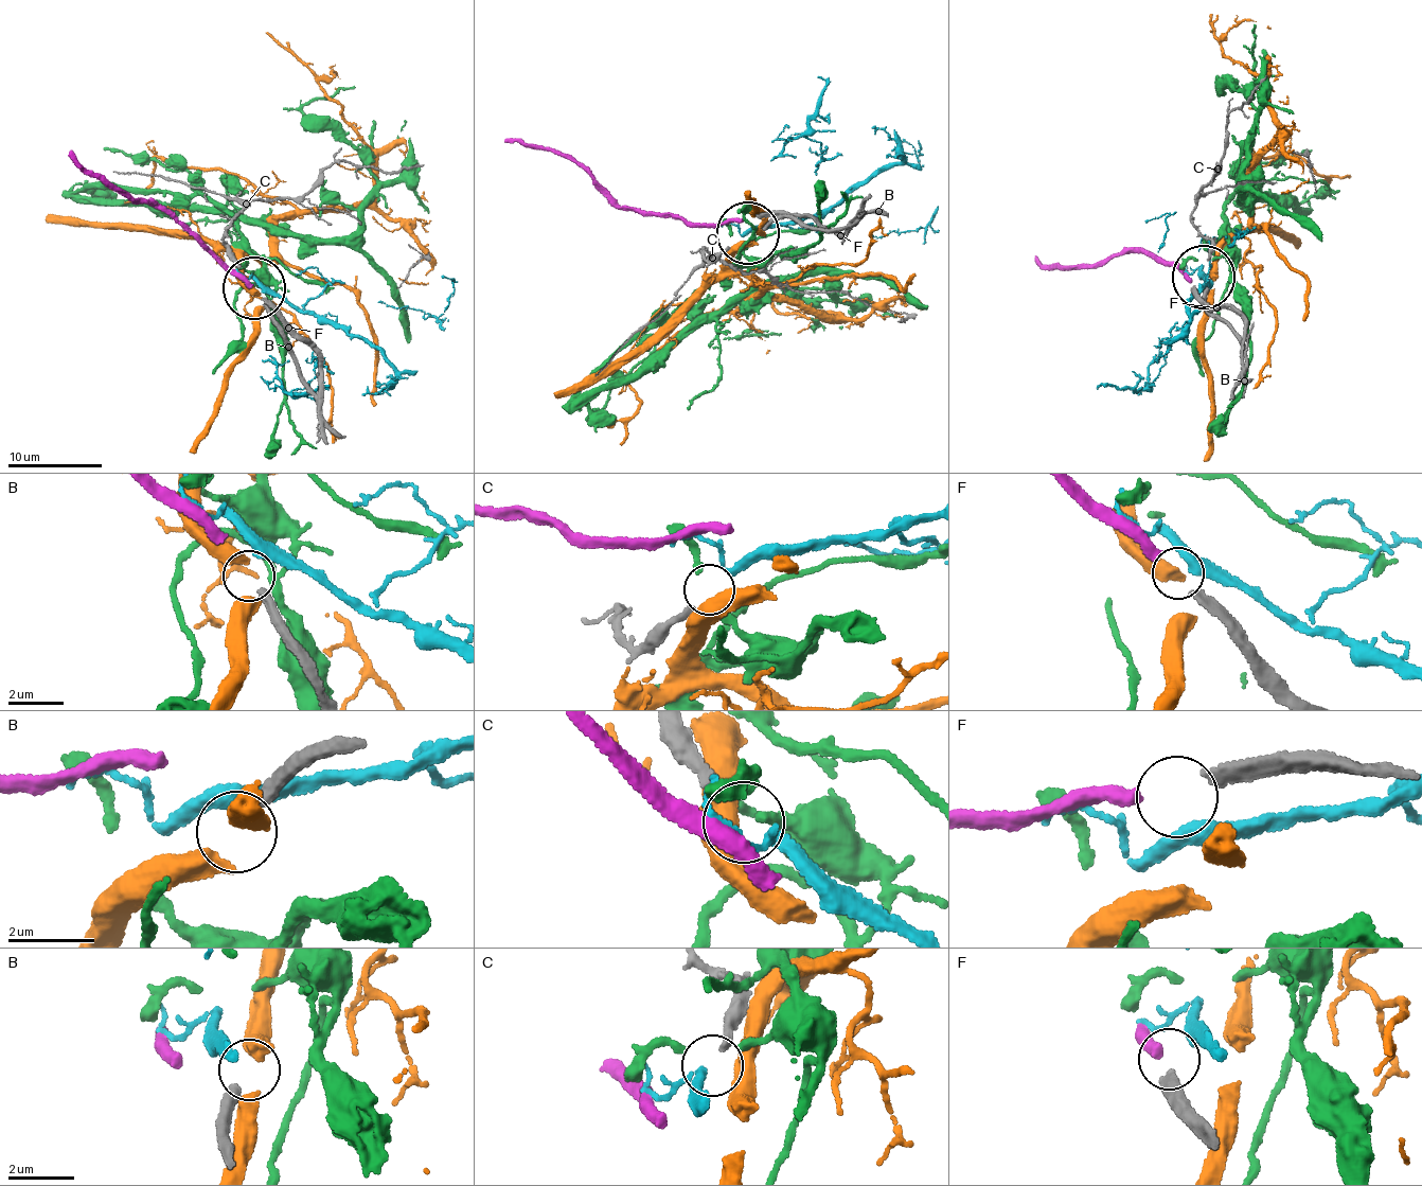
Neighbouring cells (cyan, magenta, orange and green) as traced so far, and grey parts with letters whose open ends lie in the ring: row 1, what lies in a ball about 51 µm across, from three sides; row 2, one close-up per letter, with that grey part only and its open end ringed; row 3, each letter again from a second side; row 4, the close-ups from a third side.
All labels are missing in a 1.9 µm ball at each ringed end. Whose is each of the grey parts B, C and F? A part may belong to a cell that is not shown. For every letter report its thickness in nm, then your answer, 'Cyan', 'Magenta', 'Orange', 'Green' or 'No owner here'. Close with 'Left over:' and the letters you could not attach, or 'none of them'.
B: Thickness 300 nm. No owner here
C: Thickness 280 nm. Cyan
F: Thickness 320 nm. Magenta
Left over: B

